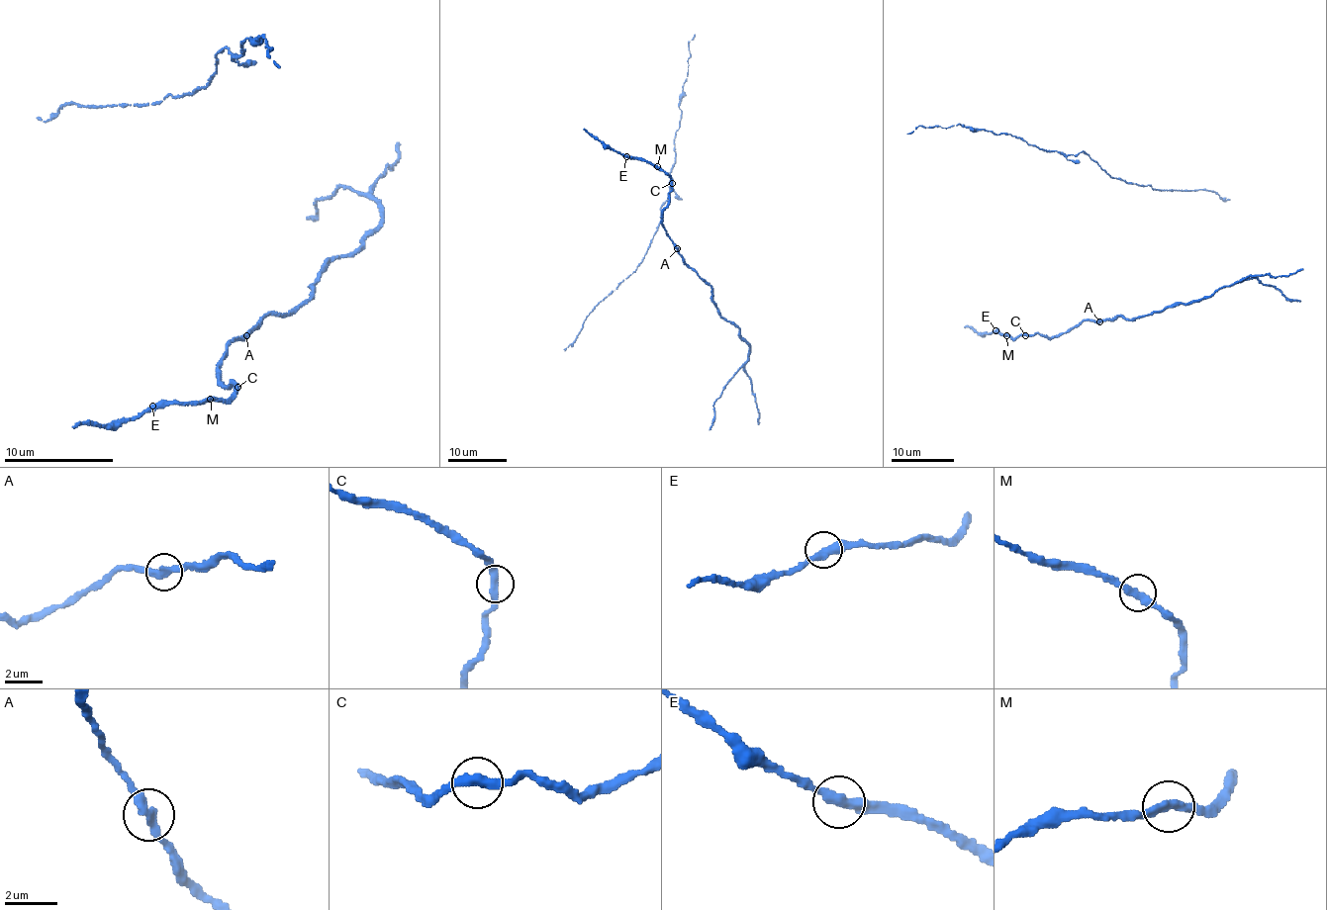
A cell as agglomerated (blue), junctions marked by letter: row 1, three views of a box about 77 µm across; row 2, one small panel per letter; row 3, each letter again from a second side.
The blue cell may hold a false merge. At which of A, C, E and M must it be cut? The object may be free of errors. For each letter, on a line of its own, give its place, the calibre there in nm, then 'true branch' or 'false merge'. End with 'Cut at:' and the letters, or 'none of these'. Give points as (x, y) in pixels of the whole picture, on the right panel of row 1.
A: place (1099, 321); calibre 400 nm; true branch
C: place (1025, 335); calibre 360 nm; true branch
E: place (995, 330); calibre 380 nm; true branch
M: place (1006, 335); calibre 360 nm; true branch
Cut at: none of these

